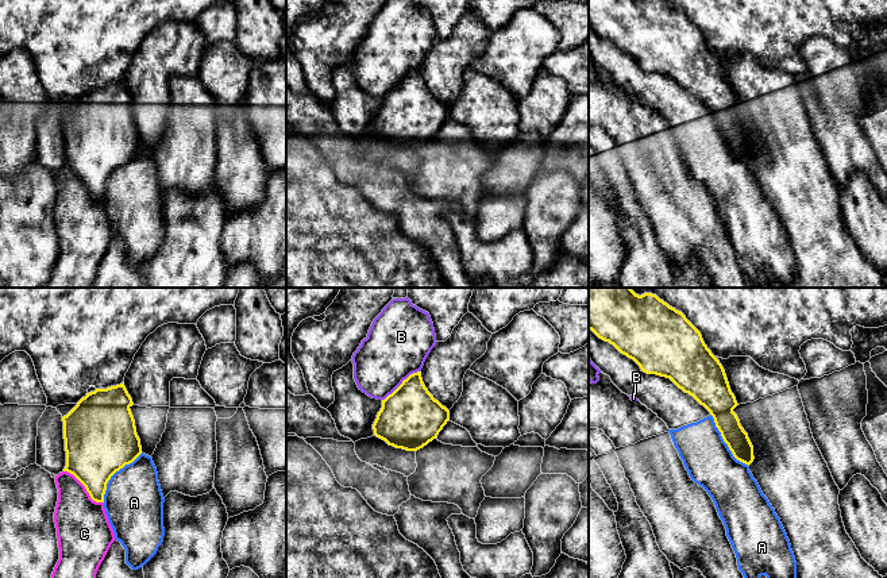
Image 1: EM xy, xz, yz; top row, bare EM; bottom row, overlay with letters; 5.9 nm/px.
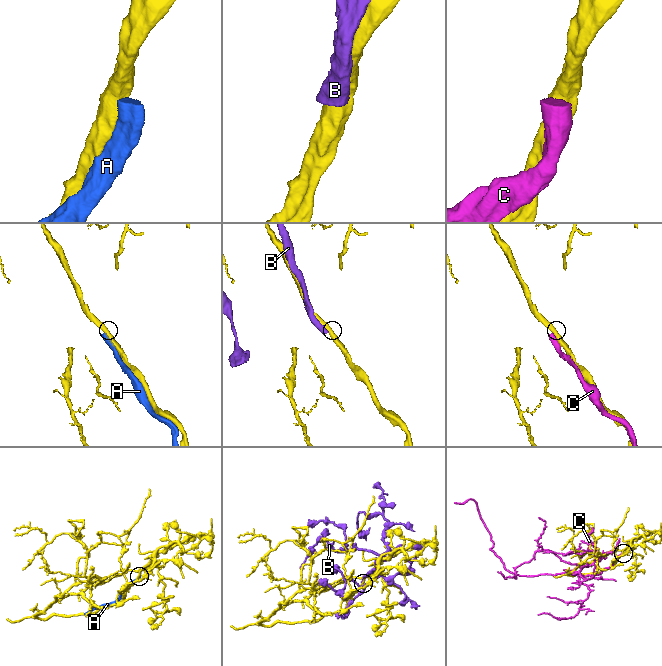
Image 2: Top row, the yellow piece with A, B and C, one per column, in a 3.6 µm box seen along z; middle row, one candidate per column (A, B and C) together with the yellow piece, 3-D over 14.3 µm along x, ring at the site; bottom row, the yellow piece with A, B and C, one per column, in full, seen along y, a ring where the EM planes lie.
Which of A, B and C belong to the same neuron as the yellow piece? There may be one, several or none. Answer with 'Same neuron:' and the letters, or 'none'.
Same neuron: none

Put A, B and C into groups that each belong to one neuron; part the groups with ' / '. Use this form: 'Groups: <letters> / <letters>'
Groups: A / B C

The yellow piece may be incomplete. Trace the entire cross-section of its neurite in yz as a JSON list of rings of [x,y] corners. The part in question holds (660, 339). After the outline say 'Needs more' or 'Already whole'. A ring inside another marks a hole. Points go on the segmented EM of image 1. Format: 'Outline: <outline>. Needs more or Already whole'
Outline: [[[589,288],[589,330],[633,359],[641,371],[670,378],[693,396],[710,412],[733,456],[748,466],[753,462],[753,446],[733,412],[738,404],[725,370],[682,312],[652,293],[639,296],[630,288]]]. Already whole

